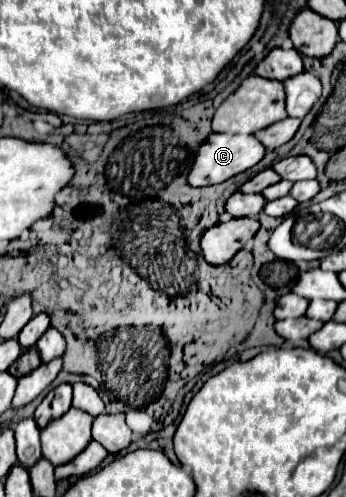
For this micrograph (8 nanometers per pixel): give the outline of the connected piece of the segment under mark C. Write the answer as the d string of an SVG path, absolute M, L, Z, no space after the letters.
M213 133L205 145L199 147L197 159L193 161L193 171L189 173L189 183L193 187L207 187L223 183L251 167L255 167L265 155L265 147L253 135L233 135L233 133Z

